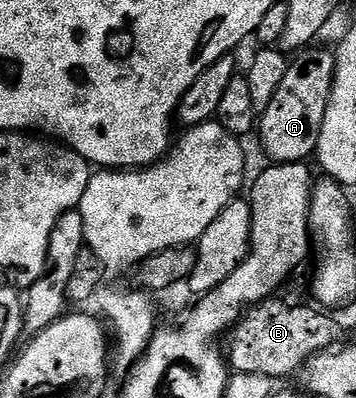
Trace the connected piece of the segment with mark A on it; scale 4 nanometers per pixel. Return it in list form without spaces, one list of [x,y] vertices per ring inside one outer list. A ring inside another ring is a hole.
[[[310,46],[294,55],[289,69],[271,98],[271,106],[259,116],[261,144],[268,158],[275,164],[300,164],[308,161],[317,151],[319,134],[323,130],[323,118],[333,89],[333,75],[337,58],[332,51]]]

